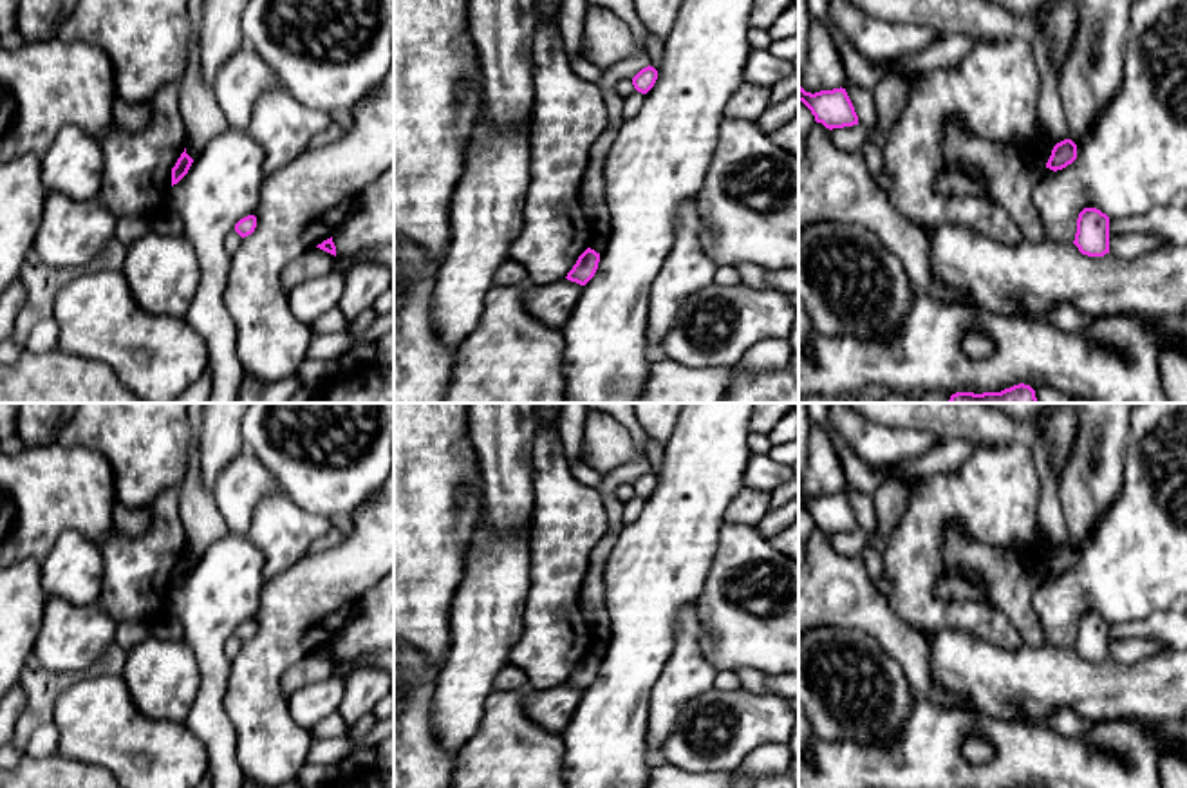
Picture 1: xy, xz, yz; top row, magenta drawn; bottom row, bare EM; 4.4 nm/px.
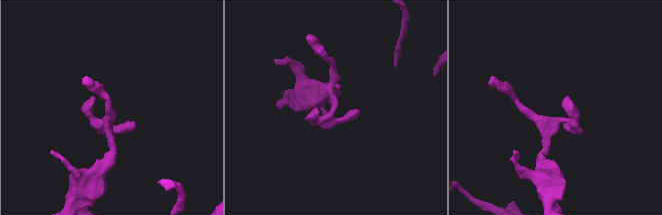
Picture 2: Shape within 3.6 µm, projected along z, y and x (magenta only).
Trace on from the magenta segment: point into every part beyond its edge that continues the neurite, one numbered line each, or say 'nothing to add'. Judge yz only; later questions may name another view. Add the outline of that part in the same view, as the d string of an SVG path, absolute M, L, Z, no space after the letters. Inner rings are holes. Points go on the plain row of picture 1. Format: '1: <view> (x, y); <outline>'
nothing to add

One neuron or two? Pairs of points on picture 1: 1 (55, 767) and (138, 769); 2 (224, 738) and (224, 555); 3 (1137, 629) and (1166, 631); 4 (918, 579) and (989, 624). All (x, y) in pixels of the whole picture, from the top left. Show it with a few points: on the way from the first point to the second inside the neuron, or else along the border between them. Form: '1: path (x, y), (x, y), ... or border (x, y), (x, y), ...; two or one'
1: border (65, 756), (107, 769); two
2: path (212, 693), (214, 600); one
3: path (1144, 629), (1158, 629); one
4: path (925, 599), (942, 615), (969, 615); one

